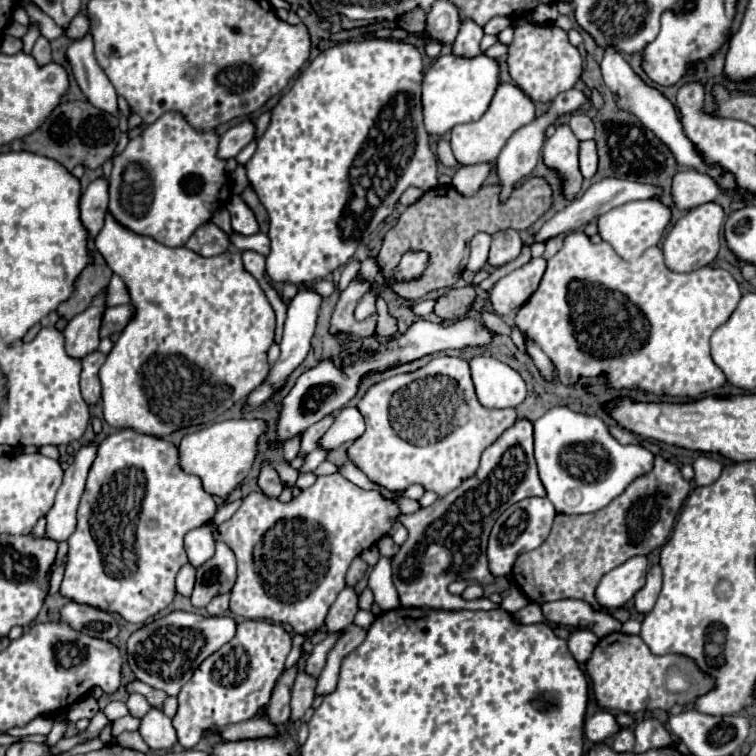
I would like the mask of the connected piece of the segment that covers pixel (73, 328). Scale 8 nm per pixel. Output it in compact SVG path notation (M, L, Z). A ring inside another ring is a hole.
M99 292L91 306L83 310L81 314L73 316L69 324L65 326L65 348L67 354L73 358L83 358L89 352L95 352L99 346L99 328L103 322L103 312L107 308L105 304L107 292Z

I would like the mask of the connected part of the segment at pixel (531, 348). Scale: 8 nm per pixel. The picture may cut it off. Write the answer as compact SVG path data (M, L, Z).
M523 334L523 340L525 340L525 348L527 348L527 354L535 360L535 364L539 366L539 370L543 372L543 376L547 380L553 380L553 364L551 360L547 358L547 354L537 346L535 340L531 340L527 334Z

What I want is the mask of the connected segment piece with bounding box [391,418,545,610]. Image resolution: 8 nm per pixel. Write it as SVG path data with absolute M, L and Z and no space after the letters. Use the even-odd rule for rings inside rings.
M519 418L511 428L507 428L489 448L485 448L481 456L481 466L475 472L477 480L465 480L457 490L449 492L443 498L437 498L429 508L421 508L413 514L401 514L397 520L407 528L409 536L403 542L397 556L393 556L393 582L397 584L399 600L403 606L427 606L437 610L461 610L465 606L453 604L447 598L447 586L455 580L471 580L487 584L493 580L491 572L487 570L485 546L489 532L495 520L505 512L505 504L515 504L529 496L545 496L545 488L537 476L537 464L533 456L533 424L527 418Z

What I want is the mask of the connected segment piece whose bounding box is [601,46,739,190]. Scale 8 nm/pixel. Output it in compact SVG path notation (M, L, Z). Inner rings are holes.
M605 46L605 48L603 48L601 74L603 74L603 80L605 80L607 88L617 96L619 108L625 108L625 110L633 112L633 114L643 122L645 128L649 128L659 140L663 140L665 144L669 144L669 148L671 148L671 152L673 152L673 156L677 158L679 164L683 164L683 166L693 166L693 168L709 174L709 176L715 178L715 182L717 182L719 186L723 186L723 188L735 188L735 190L739 190L739 188L733 184L733 176L723 174L719 168L709 168L709 166L705 166L705 162L701 160L701 156L697 156L691 140L687 140L687 136L683 134L681 120L679 120L673 104L671 104L661 92L657 92L655 88L649 88L649 86L639 78L639 76L631 70L631 66L625 62L623 54L621 54L615 46Z

